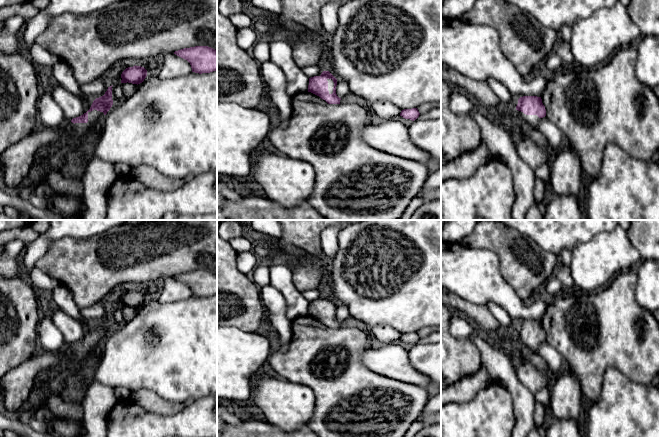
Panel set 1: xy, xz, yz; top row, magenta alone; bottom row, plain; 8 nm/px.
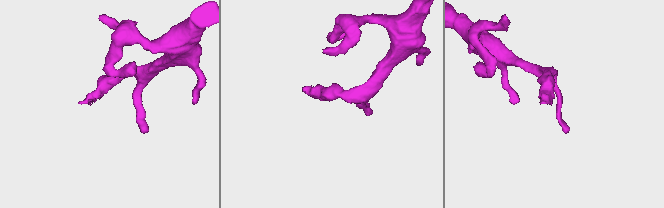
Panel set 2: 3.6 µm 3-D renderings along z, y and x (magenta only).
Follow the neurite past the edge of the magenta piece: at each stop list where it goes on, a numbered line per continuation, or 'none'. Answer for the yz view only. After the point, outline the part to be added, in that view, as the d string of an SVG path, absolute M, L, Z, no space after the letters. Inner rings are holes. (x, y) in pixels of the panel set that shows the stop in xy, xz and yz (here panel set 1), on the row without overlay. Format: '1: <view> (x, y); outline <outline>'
1: yz (533, 344); outline M516 334L516 342L518 343L518 345L526 346L534 351L537 351L541 343L537 339L526 339L518 334Z

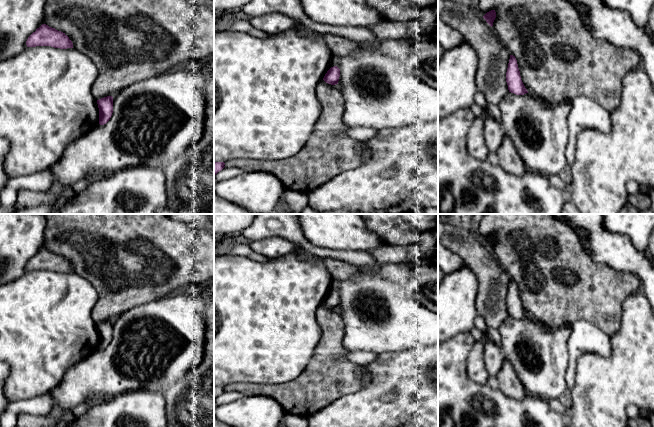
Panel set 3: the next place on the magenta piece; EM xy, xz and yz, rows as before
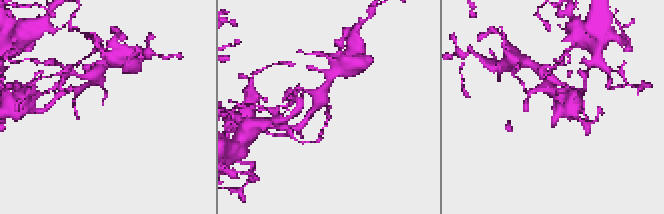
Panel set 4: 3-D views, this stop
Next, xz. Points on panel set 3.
none

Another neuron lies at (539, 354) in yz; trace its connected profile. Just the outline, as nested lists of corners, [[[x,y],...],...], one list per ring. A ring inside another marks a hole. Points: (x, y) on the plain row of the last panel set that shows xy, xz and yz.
[[[508,316],[498,332],[505,361],[513,366],[528,394],[549,401],[558,399],[567,392],[566,371],[569,365],[568,340],[572,332],[571,325],[553,328],[531,316],[524,319]]]

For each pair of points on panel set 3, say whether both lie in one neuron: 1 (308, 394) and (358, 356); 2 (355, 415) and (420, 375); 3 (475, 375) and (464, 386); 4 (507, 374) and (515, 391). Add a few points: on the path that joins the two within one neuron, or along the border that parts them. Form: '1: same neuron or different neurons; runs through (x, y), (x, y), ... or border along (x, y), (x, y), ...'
1: different neurons; border along (343, 356), (351, 362), (362, 365)
2: same neuron; runs through (371, 399), (395, 375), (404, 375)
3: different neurons; border along (467, 356), (466, 374), (475, 382), (485, 384)
4: same neuron; runs through (507, 378), (512, 387)

